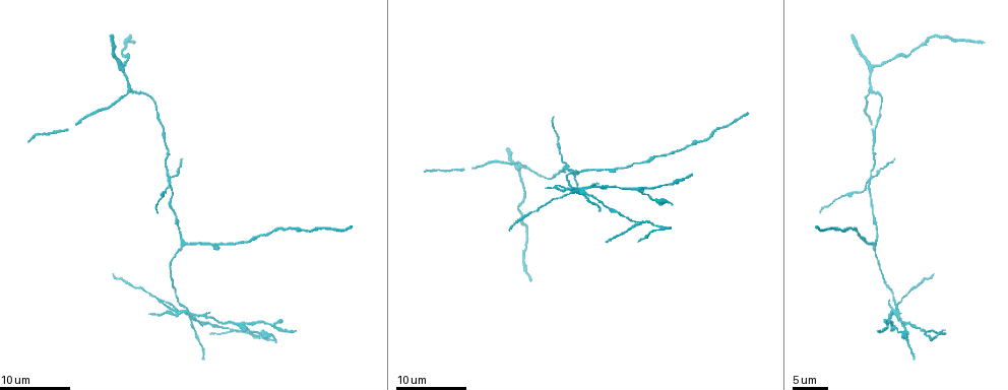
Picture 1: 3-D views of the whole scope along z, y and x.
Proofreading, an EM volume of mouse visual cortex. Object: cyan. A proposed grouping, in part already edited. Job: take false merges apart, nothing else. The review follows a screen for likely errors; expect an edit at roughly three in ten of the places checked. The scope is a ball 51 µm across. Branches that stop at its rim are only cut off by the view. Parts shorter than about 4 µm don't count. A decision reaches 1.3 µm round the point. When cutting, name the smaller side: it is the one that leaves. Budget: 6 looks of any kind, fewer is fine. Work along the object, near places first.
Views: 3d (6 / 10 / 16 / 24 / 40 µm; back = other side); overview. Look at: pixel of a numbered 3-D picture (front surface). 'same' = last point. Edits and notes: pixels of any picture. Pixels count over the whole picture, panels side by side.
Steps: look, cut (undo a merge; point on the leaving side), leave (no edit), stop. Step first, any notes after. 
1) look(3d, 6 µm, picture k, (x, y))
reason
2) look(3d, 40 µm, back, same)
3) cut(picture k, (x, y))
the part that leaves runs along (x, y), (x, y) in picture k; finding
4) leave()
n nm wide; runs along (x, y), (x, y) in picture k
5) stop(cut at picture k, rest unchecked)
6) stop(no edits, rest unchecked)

look(3d, 6 µm, picture 1, (874, 127))
narrows sharply

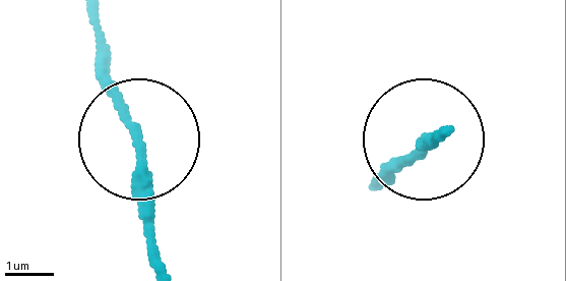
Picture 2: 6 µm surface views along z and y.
leave()
runs along (158, 256), (153, 183), (98, 41) in picture 2; one neuron here

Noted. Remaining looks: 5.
look(3d, 16 µm, picture 1, (868, 180))
four or more arms meet

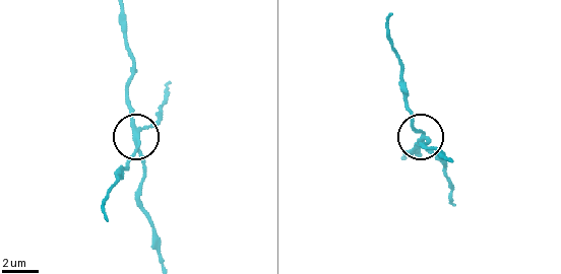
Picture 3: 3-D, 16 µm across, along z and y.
look(3d, 6 µm, picture 3, (138, 139))

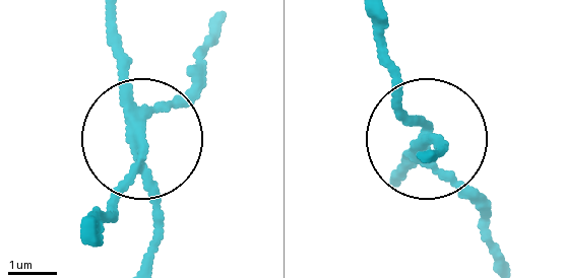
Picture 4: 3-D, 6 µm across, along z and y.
cut(picture 4, (126, 189))
the part that leaves runs along (135, 123), (131, 180), (99, 216) in picture 4; two neurons meet here

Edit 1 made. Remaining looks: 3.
look(3d, 10 µm, picture 1, (578, 173))
a fork

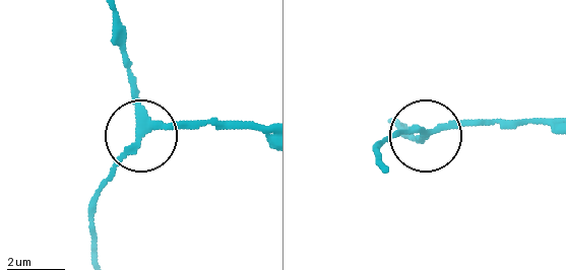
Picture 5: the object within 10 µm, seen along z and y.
cut(picture 5, (190, 121))
230 nm wide; the part that leaves runs along (154, 127), (261, 127) in picture 5; a second neuron is stuck on

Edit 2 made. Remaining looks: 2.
stop(cut at picture 4, cut at picture 5, rest unchecked)

